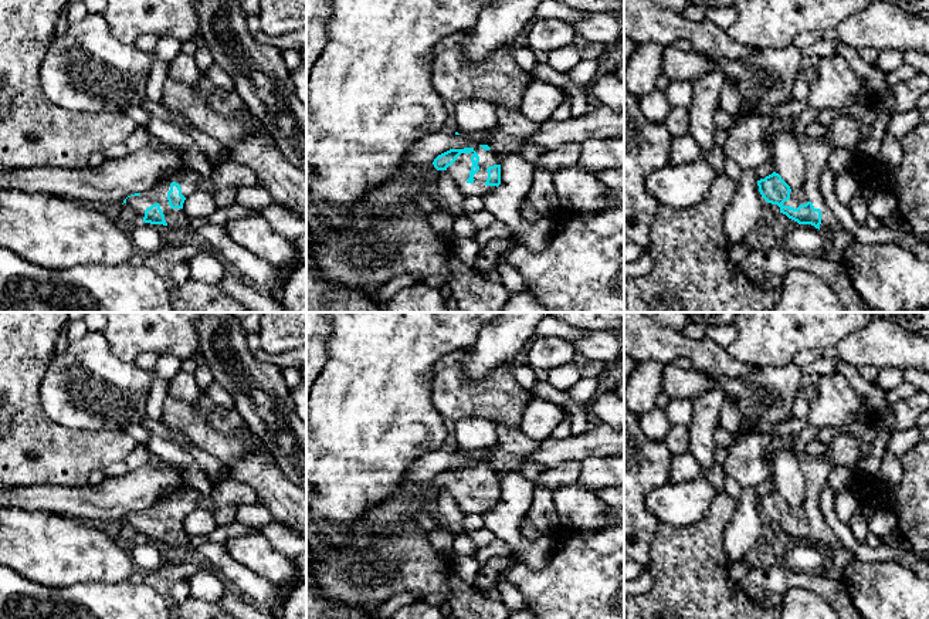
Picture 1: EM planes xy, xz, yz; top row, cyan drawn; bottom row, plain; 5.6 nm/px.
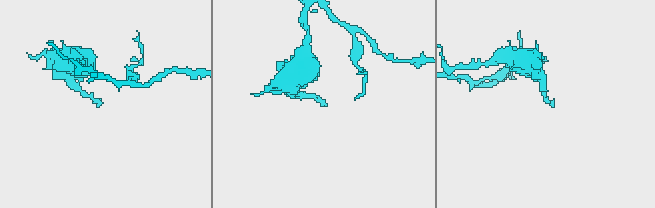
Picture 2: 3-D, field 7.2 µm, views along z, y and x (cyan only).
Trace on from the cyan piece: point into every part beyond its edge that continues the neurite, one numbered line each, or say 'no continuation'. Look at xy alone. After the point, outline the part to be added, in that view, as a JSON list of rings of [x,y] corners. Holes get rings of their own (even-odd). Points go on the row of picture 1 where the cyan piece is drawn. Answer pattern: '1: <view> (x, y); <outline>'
1: xy (229, 173); [[[231,158],[216,165],[213,172],[206,177],[186,168],[165,176],[155,187],[140,192],[139,196],[130,196],[126,199],[126,203],[136,210],[140,221],[145,217],[145,210],[152,204],[159,203],[170,229],[182,233],[190,227],[190,217],[184,210],[172,209],[169,206],[167,192],[170,190],[172,182],[180,185],[184,197],[196,190],[204,190],[214,195],[223,187],[262,187],[252,169],[234,162]]]

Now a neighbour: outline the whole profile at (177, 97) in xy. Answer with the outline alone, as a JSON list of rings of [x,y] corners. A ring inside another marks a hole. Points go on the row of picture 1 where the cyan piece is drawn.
[[[167,78],[160,102],[184,125],[190,125],[218,141],[231,155],[238,138],[250,129],[238,118],[217,114],[207,102],[193,94],[193,84]]]

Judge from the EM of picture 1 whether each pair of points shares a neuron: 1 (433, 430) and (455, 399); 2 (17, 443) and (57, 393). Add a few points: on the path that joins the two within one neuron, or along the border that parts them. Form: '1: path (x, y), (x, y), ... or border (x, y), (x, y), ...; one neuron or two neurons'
1: border (431, 386), (431, 402), (444, 418); two neurons
2: border (43, 376), (40, 398), (44, 413), (71, 429); two neurons

